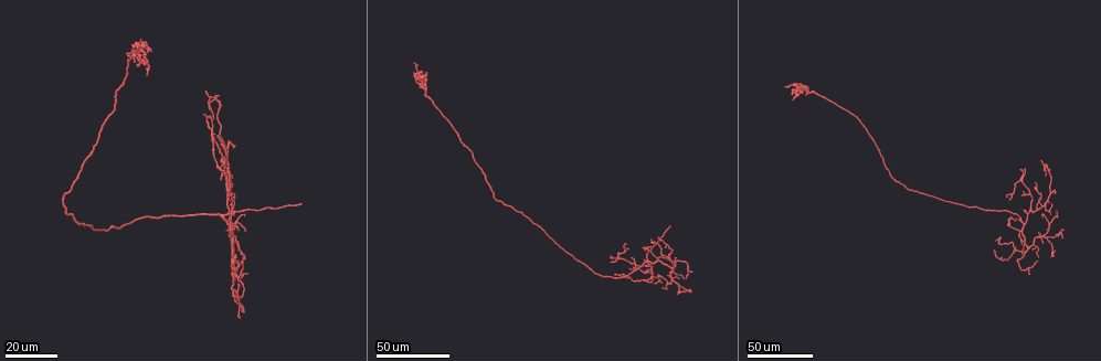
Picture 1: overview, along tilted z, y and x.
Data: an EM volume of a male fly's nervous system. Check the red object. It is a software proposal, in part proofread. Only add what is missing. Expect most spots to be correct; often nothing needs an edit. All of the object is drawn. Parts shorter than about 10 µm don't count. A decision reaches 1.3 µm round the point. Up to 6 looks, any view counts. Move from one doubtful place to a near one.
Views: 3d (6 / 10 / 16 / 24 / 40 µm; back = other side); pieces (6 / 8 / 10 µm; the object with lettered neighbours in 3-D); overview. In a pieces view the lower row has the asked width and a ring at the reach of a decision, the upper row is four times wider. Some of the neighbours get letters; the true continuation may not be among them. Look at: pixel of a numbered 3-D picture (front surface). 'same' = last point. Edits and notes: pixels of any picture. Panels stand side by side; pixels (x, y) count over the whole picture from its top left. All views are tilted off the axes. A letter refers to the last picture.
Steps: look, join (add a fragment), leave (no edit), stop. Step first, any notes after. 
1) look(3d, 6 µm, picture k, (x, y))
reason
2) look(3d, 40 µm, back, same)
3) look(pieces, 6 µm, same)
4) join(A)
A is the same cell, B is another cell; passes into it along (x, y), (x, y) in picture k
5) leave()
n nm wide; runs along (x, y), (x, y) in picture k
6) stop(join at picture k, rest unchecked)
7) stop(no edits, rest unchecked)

look(3d, 40 µm, picture 1, (300, 205))
free end

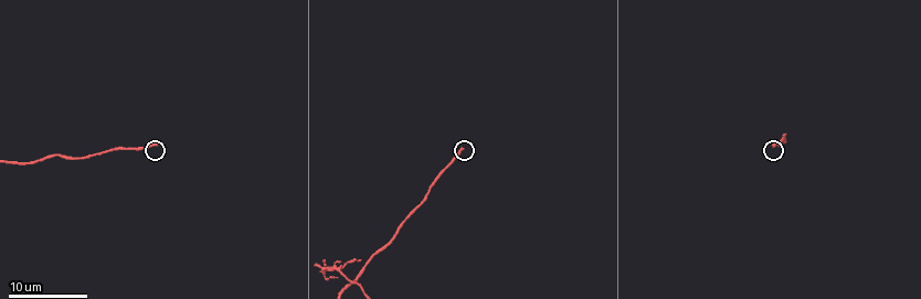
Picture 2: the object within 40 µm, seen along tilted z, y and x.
look(pieces, 8 µm, picture 2, (461, 147))

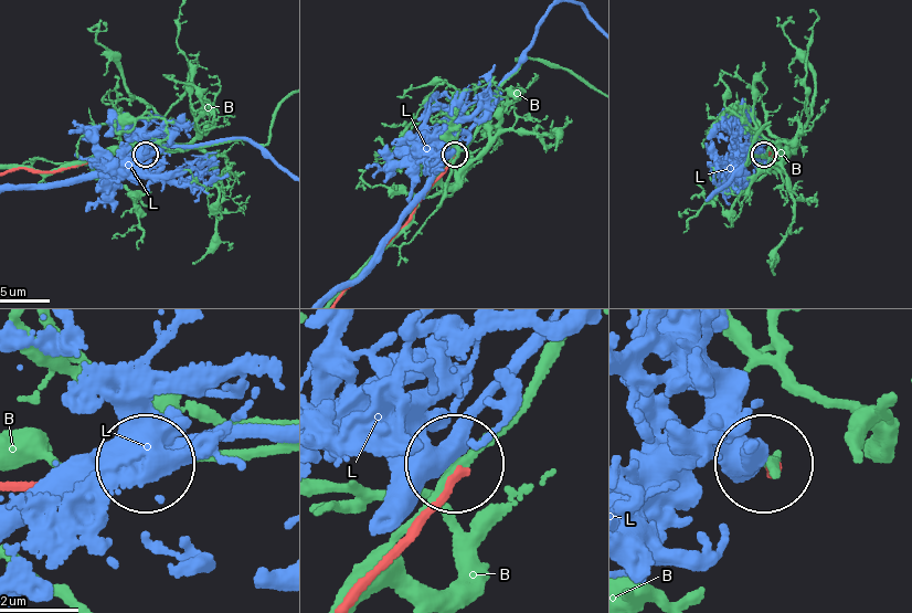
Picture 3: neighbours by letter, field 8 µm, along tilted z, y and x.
leave()
B and L are other cells; none of them fits

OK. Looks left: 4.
look(3d, 24 µm, picture 1, (626, 248))
an open end

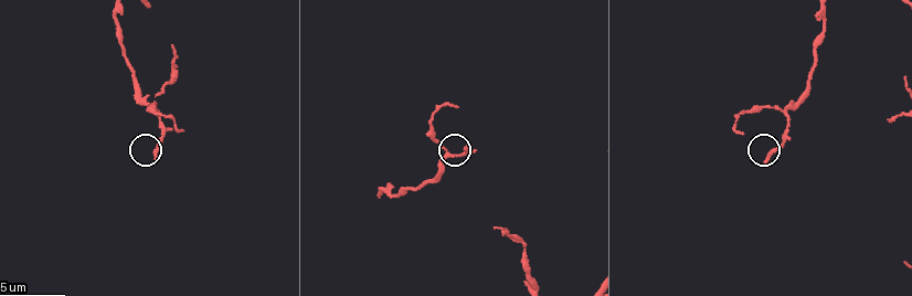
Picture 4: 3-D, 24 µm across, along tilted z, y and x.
look(pieces, 10 µm, picture 4, (154, 161))
what lies round it

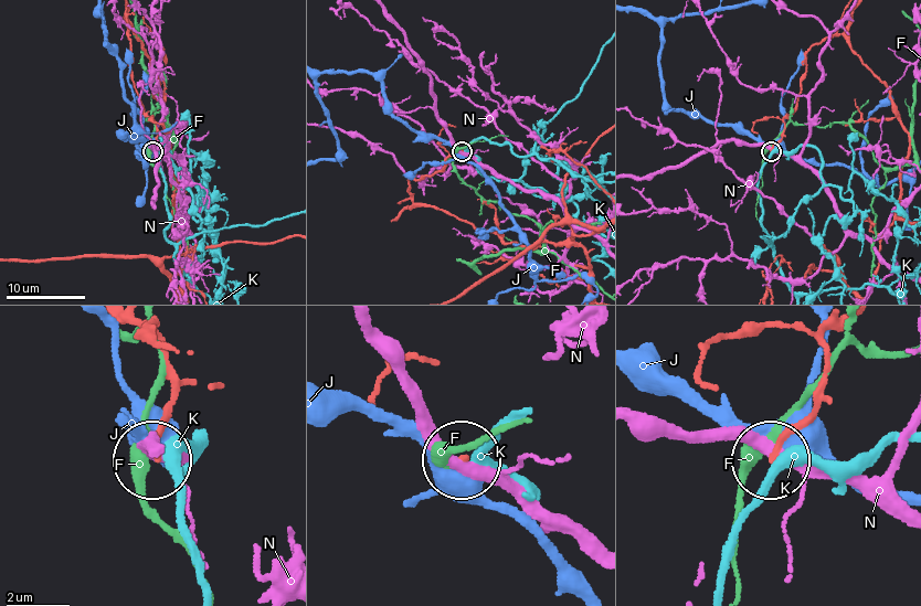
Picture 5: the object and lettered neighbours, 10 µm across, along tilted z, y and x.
leave()
190 nm wide; F, J, K and N are other cells; runs along (823, 40), (805, 56), (796, 105), (771, 151) in picture 5; none of them fits

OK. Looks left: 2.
look(3d, 24 µm, picture 1, (783, 85))
branch stops here

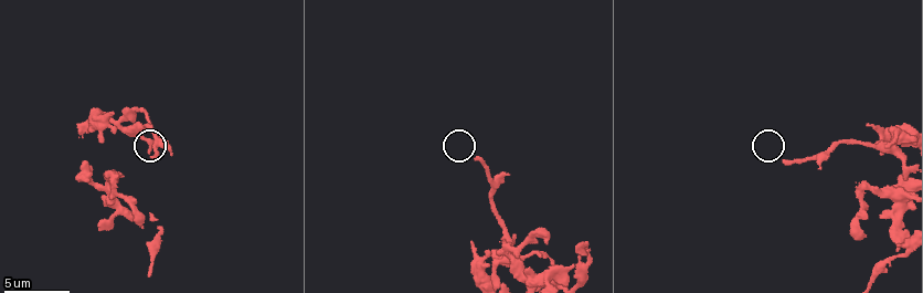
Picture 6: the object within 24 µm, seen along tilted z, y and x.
look(pieces, 8 µm, picture 6, (785, 161))

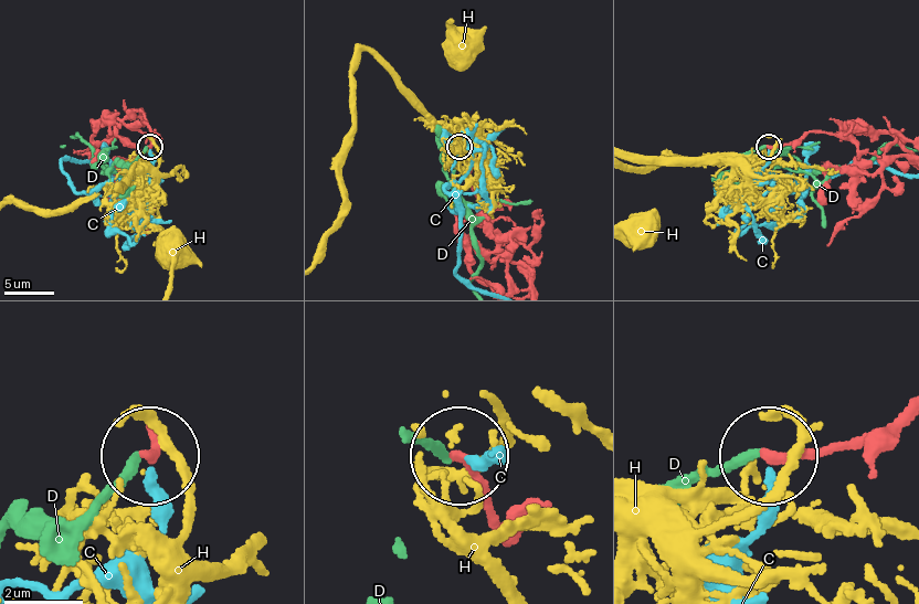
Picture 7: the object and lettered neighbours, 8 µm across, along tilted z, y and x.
leave()
C, D and H are other cells; runs along (898, 416), (841, 446), (769, 455) in picture 7; no lettered fragment goes on from it

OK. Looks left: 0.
stop(no edits, rest unchecked)

